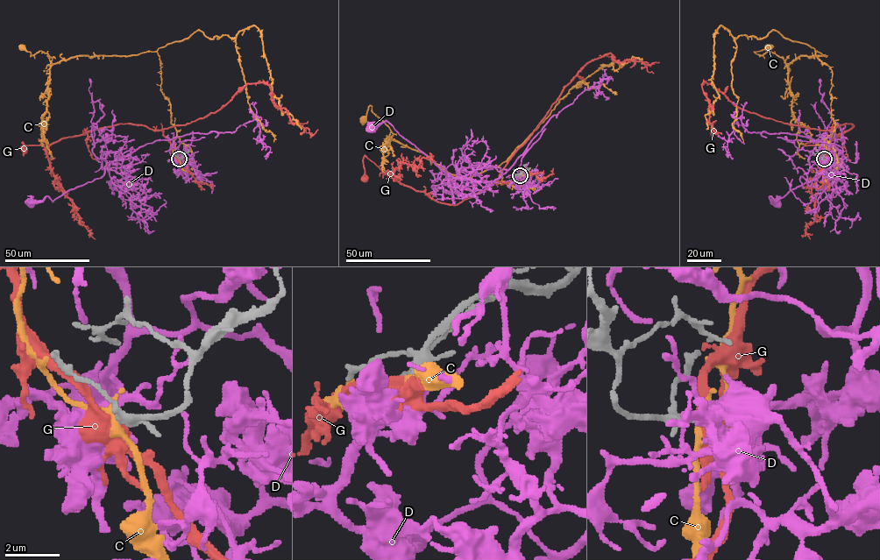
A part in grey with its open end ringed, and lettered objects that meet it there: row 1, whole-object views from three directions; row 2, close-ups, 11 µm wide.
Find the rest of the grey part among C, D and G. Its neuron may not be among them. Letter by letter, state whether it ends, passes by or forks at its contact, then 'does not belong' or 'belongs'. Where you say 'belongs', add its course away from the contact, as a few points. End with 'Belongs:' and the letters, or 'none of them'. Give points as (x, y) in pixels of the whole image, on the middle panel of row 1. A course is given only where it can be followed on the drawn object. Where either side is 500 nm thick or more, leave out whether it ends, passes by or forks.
C: it forks there; does not belong
D: it passes by; belongs; it runs (519, 175), (520, 185), (521, 159), (541, 130), (505, 173), (464, 194), (388, 122), (372, 127)
G: it forks there; does not belong
Belongs: D

